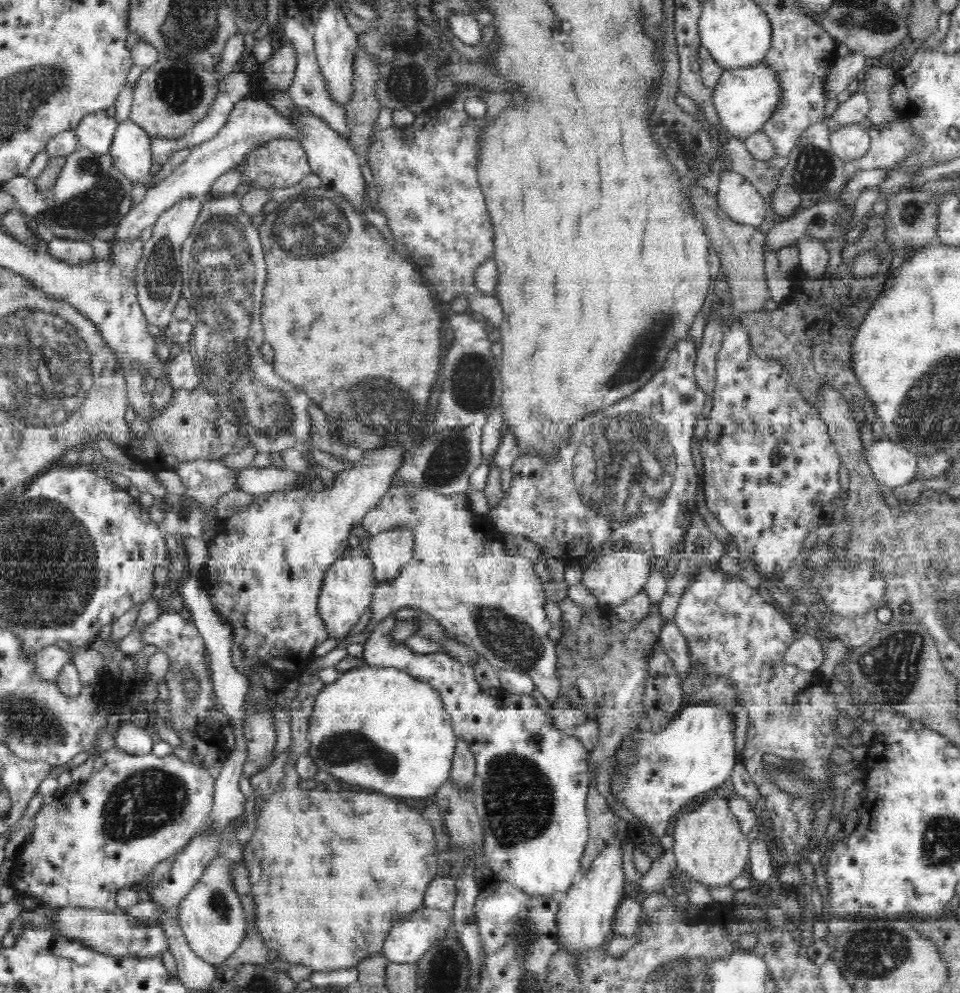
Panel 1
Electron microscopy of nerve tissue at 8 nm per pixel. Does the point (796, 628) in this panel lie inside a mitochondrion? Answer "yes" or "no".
no

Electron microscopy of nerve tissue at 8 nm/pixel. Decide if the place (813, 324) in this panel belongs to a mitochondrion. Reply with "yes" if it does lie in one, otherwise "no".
no

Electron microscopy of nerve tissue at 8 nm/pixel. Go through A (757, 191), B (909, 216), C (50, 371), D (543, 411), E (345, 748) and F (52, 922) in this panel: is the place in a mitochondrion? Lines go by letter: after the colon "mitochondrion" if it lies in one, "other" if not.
A: other
B: mitochondrion
C: mitochondrion
D: other
E: mitochondrion
F: other

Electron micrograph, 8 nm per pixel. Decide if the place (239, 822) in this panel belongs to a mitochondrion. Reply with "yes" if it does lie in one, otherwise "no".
no

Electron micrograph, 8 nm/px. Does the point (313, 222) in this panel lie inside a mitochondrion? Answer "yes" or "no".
yes

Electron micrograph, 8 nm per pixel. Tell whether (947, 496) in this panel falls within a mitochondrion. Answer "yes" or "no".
no

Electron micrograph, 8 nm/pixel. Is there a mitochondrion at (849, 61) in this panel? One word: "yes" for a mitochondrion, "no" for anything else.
no

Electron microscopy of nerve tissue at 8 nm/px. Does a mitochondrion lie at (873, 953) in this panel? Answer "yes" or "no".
yes

